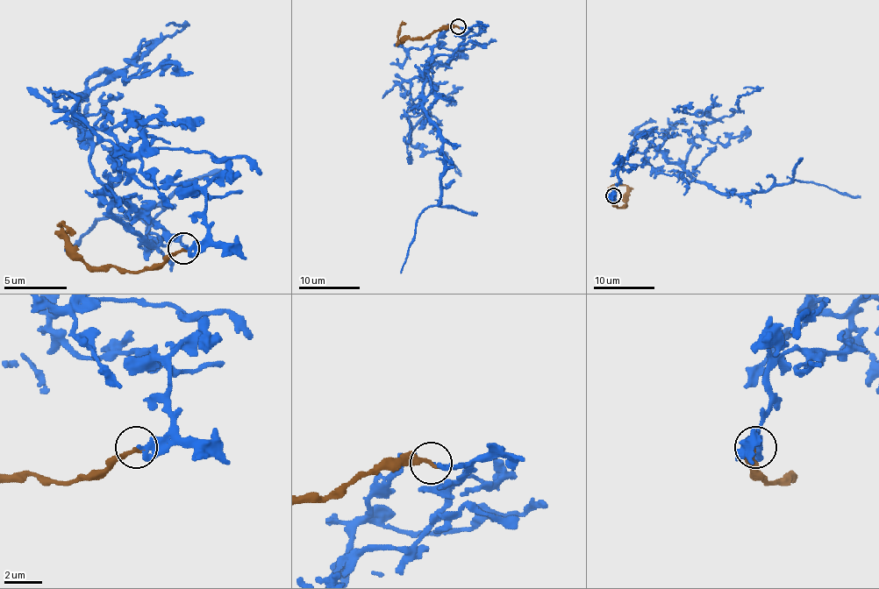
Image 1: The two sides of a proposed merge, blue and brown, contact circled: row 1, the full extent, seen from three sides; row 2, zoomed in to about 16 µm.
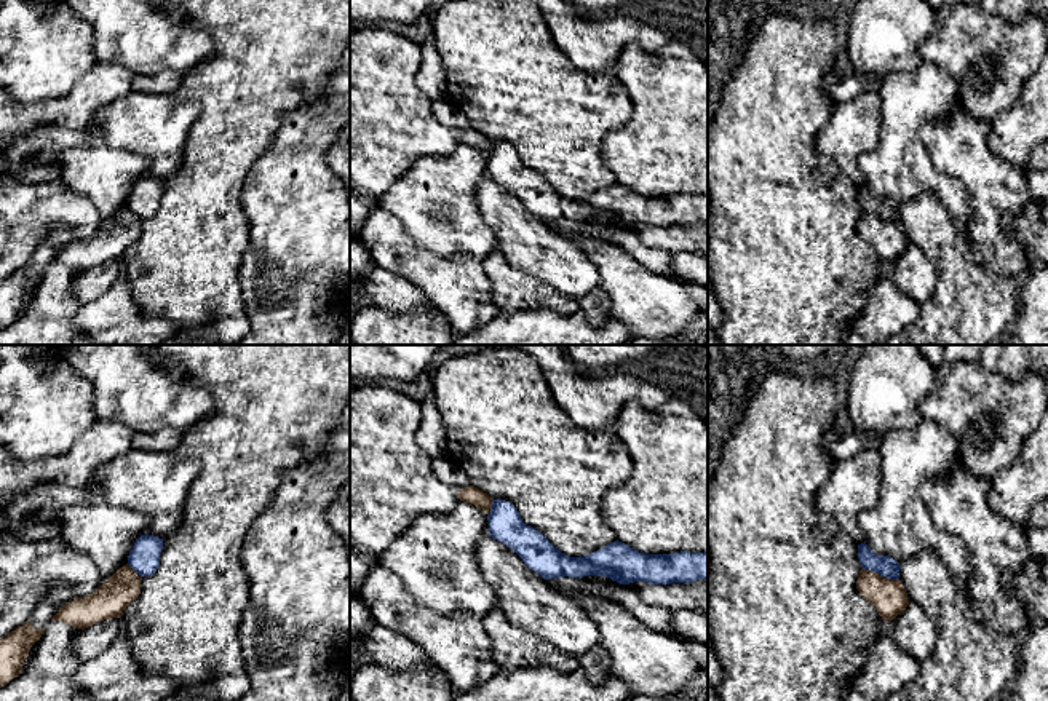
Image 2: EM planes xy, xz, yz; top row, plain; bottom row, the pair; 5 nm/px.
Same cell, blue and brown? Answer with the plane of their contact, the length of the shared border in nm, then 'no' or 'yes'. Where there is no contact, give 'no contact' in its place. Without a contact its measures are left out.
yz | 200 nm | no

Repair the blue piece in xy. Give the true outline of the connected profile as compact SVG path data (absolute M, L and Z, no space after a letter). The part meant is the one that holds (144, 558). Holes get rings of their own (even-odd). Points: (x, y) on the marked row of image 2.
M141 535L128 556L128 565L142 578L153 575L160 565L163 538Z

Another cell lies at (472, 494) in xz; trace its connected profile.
M474 485L457 490L460 501L471 503L482 509L486 514L490 513L492 498Z

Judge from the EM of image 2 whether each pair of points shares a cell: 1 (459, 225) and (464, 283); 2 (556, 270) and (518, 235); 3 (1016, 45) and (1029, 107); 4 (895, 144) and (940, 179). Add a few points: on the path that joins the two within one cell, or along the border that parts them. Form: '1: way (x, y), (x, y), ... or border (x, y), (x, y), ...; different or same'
1: border (424, 248), (446, 256), (468, 253), (481, 261); different
2: way (547, 261), (527, 243); same
3: border (1031, 74), (1020, 96), (1002, 112); different
4: way (906, 155), (928, 178); same

